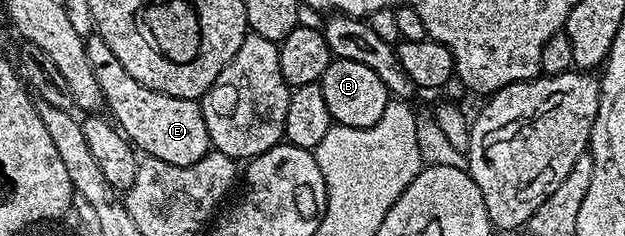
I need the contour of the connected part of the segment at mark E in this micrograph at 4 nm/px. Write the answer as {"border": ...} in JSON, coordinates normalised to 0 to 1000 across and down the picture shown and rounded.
{"border":[[[157,148],[139,157],[134,208],[150,297],[150,331],[157,331],[157,364],[163,364],[178,504],[230,661],[245,661],[278,703],[304,703],[333,648],[336,614],[330,500],[315,428],[278,415],[272,398],[227,364],[227,347],[208,331],[208,314],[195,297],[195,263],[182,246],[176,195],[170,195],[170,178],[163,178]]]}

